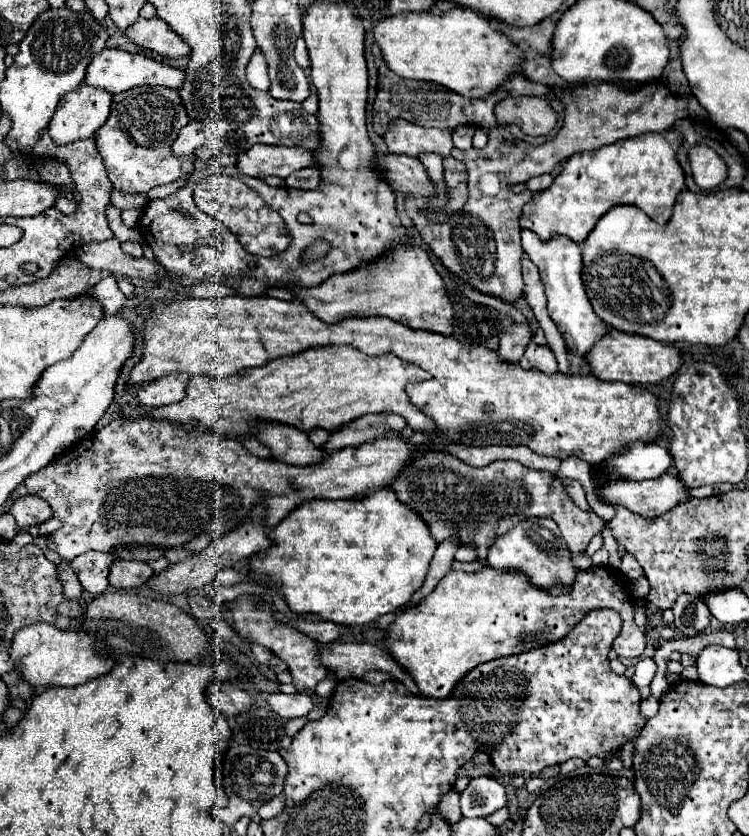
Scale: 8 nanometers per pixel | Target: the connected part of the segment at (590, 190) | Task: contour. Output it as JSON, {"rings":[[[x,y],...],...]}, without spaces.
{"rings":[[[669,129],[665,133],[645,133],[569,157],[551,187],[539,191],[523,207],[519,227],[533,231],[541,241],[563,235],[575,243],[583,243],[595,223],[617,205],[635,205],[655,223],[665,225],[671,219],[677,193],[685,187],[683,169],[675,159],[679,145],[677,135]]]}

